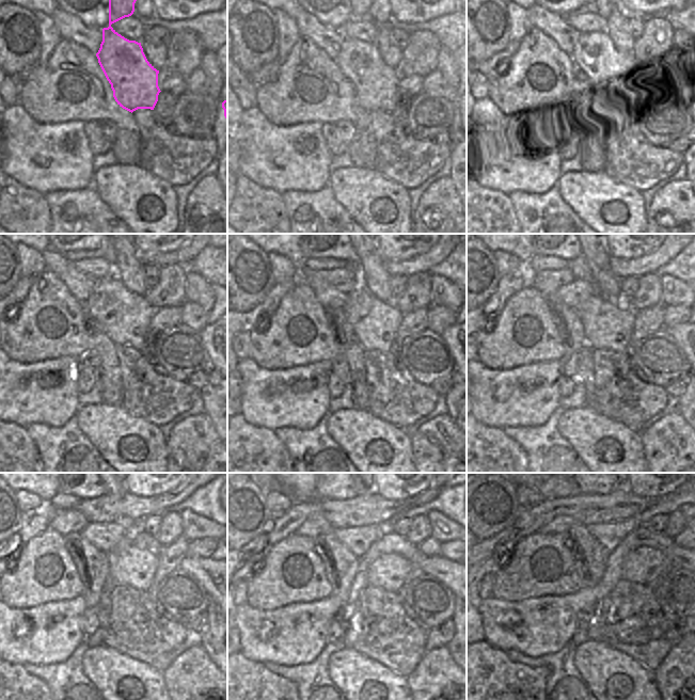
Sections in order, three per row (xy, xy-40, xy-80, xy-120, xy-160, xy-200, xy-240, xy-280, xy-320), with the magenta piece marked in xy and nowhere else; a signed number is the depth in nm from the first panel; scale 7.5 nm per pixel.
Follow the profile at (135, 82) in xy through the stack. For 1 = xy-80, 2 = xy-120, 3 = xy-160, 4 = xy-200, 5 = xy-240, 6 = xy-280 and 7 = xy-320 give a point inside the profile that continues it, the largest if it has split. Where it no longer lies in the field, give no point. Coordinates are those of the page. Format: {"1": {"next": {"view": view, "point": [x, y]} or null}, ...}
{"1": {"next": {"view": "xy-80", "point": [607, 78]}}, "2": {"next": {"view": "xy-120", "point": [125, 317]}}, "3": {"next": {"view": "xy-160", "point": [363, 319]}}, "4": {"next": {"view": "xy-200", "point": [606, 327]}}, "5": {"next": {"view": "xy-240", "point": [128, 566]}}, "6": {"next": {"view": "xy-280", "point": [389, 572]}}, "7": {"next": {"view": "xy-320", "point": [635, 570]}}}

